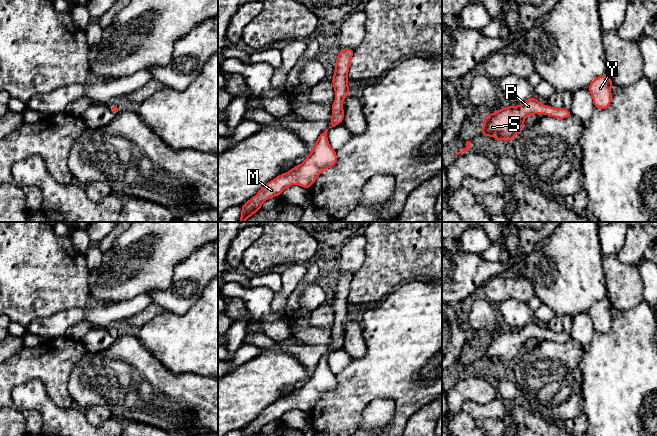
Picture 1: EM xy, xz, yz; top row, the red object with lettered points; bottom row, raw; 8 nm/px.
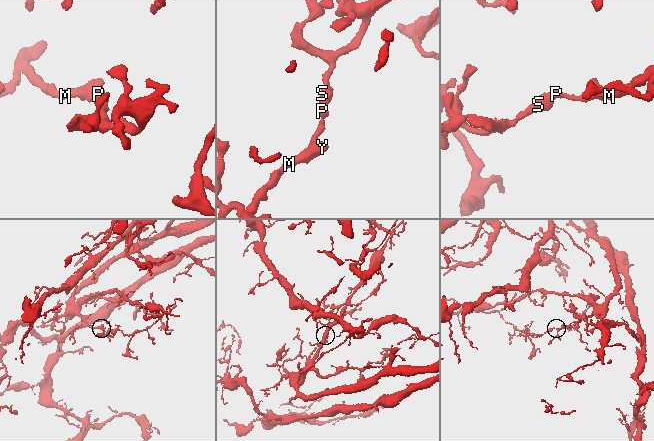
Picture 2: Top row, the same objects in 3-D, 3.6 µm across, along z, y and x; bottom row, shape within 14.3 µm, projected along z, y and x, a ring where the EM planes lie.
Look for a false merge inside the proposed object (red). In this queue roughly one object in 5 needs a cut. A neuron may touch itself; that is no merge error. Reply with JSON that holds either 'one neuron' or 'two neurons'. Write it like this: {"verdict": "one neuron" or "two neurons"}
{"verdict": "one neuron"}

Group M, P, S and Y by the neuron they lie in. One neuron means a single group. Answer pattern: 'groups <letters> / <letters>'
groups M P S Y

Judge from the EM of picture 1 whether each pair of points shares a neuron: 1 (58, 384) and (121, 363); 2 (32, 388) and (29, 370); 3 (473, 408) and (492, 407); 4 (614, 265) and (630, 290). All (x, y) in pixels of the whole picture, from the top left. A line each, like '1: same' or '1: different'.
1: different
2: different
3: same
4: same

